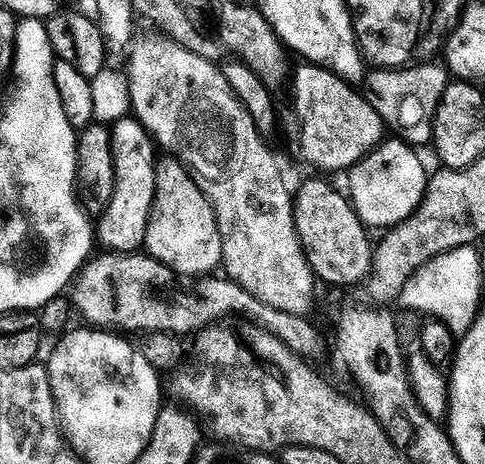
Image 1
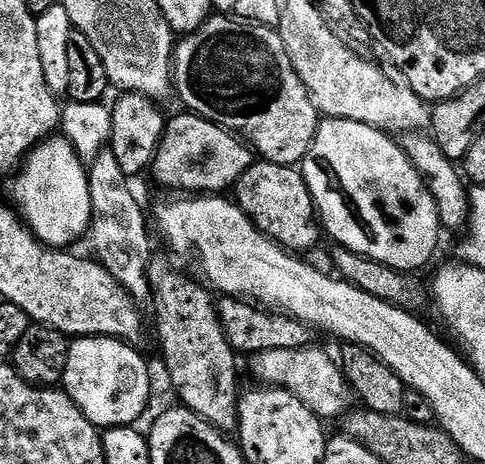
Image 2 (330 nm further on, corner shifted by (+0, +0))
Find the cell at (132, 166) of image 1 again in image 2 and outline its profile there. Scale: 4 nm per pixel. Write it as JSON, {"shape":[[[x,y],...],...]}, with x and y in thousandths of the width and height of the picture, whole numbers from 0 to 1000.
{"shape":[[[373,241],[340,265],[338,287],[318,330],[313,369],[320,388],[338,405],[375,409],[379,418],[449,418],[485,399],[487,388],[524,349],[513,317],[480,287],[445,265],[419,256],[404,244]]]}

